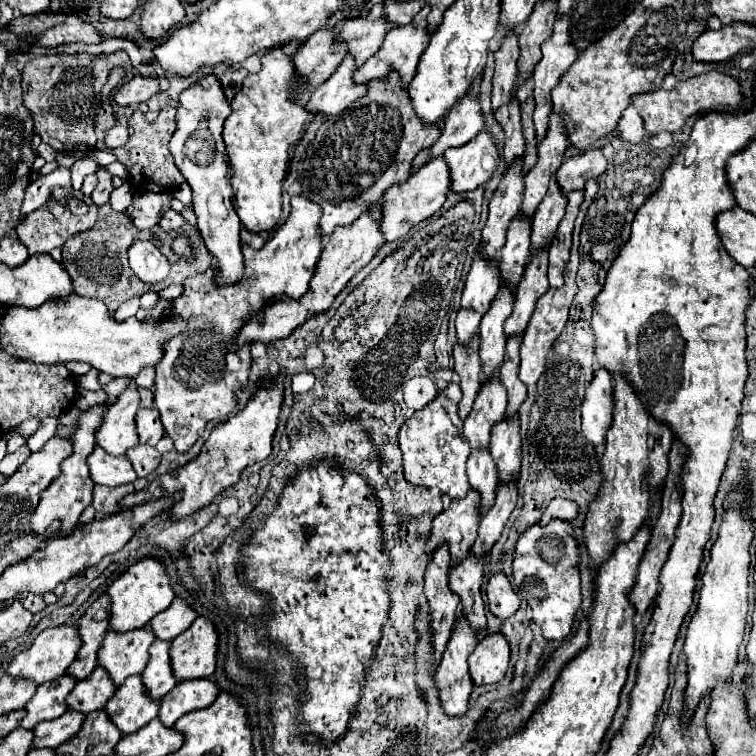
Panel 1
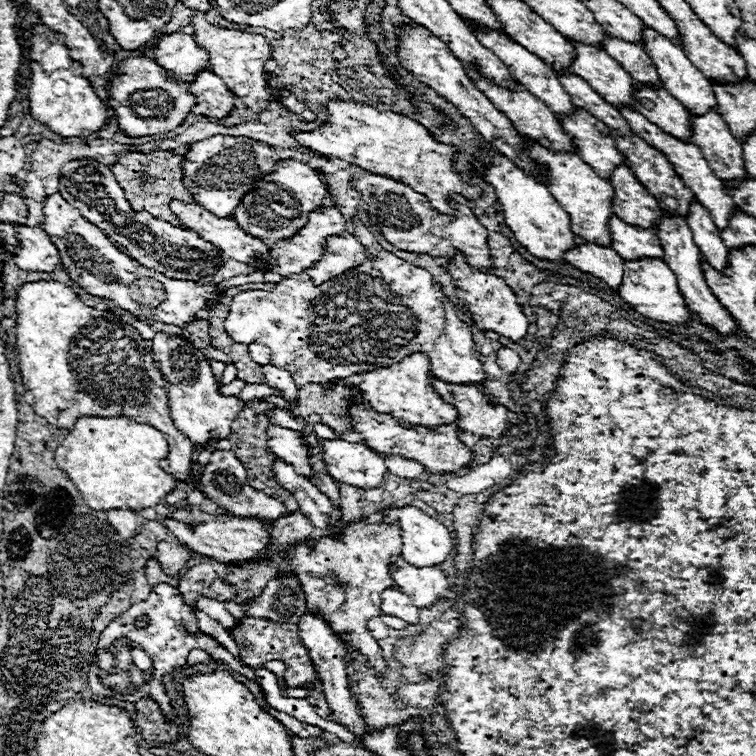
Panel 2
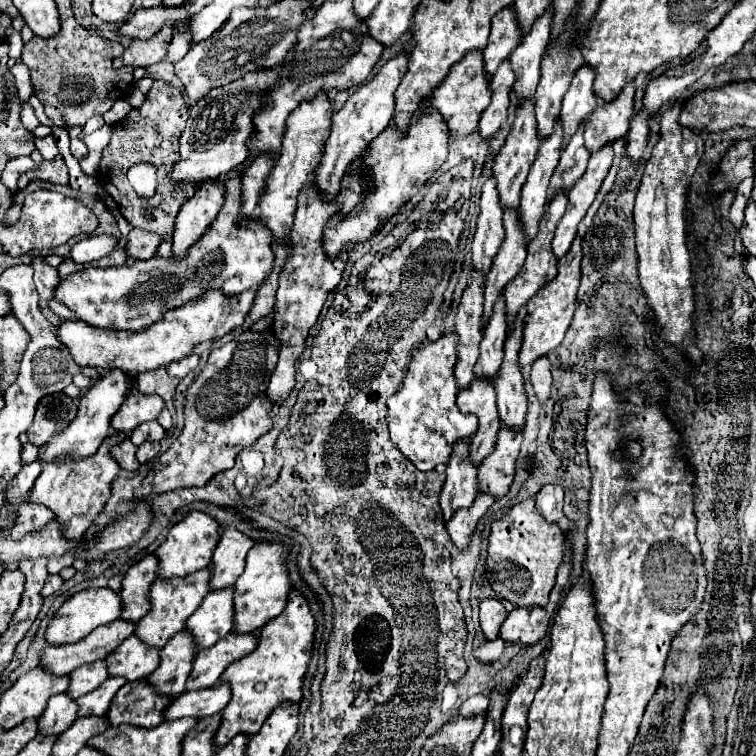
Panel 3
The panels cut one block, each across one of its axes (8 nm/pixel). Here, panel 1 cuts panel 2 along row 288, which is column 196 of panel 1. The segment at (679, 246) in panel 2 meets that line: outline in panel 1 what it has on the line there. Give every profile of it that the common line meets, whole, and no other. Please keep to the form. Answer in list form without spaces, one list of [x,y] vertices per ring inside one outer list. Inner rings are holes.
[[[188,680],[188,684],[176,684],[160,700],[158,718],[166,728],[172,728],[176,720],[188,712],[208,708],[218,698],[218,686],[210,680]]]

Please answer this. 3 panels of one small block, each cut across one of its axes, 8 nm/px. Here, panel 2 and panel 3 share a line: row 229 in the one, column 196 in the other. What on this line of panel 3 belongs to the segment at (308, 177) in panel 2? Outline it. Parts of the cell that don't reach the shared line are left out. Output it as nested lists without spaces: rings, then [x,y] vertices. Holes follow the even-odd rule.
[[[236,178],[226,182],[226,202],[218,212],[216,224],[212,224],[212,228],[208,228],[208,232],[204,232],[204,236],[196,244],[192,244],[192,248],[188,248],[188,256],[184,256],[184,260],[174,260],[174,256],[164,258],[156,254],[150,260],[132,262],[118,268],[104,268],[104,270],[86,268],[84,272],[76,272],[68,278],[62,278],[54,298],[66,304],[78,316],[78,320],[90,326],[140,332],[150,324],[154,324],[156,320],[160,320],[164,312],[180,308],[186,302],[192,302],[198,296],[206,294],[208,290],[220,290],[226,296],[238,296],[246,290],[256,290],[272,274],[272,266],[274,266],[272,236],[258,220],[254,220],[254,228],[248,228],[248,220],[238,228],[236,224],[238,220],[240,220],[240,180]]]

